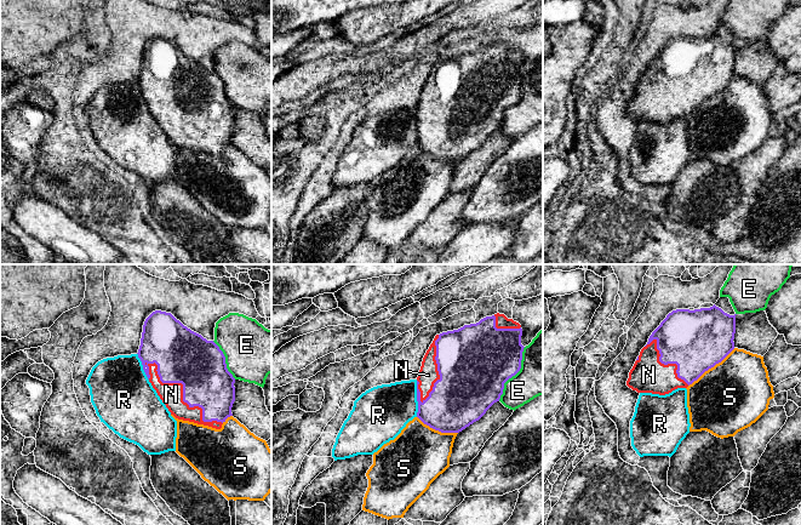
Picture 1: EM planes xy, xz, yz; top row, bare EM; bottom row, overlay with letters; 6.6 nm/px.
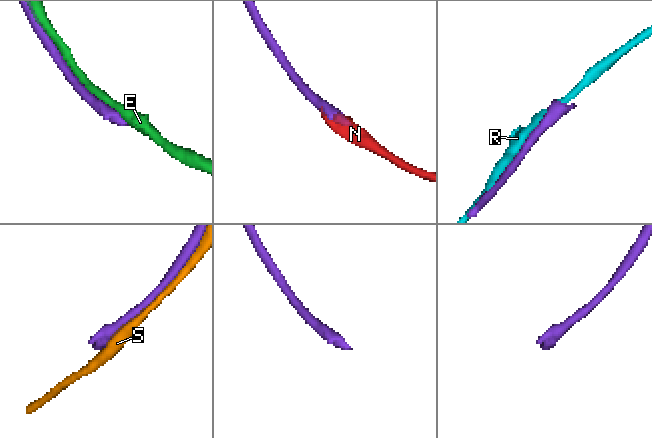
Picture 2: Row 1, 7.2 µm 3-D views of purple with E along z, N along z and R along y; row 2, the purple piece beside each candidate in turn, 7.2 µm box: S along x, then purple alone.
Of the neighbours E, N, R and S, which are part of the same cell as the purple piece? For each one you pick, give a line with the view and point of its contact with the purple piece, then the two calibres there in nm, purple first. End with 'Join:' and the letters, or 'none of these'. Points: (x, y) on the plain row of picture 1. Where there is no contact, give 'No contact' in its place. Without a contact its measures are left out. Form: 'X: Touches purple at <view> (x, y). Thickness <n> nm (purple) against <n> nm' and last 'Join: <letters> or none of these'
N: Touches purple at xy (183, 121). Thickness 360 nm (purple) against 150 nm
Join: N

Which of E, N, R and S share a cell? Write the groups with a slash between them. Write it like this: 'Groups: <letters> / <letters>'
Groups: E / N / R / S

